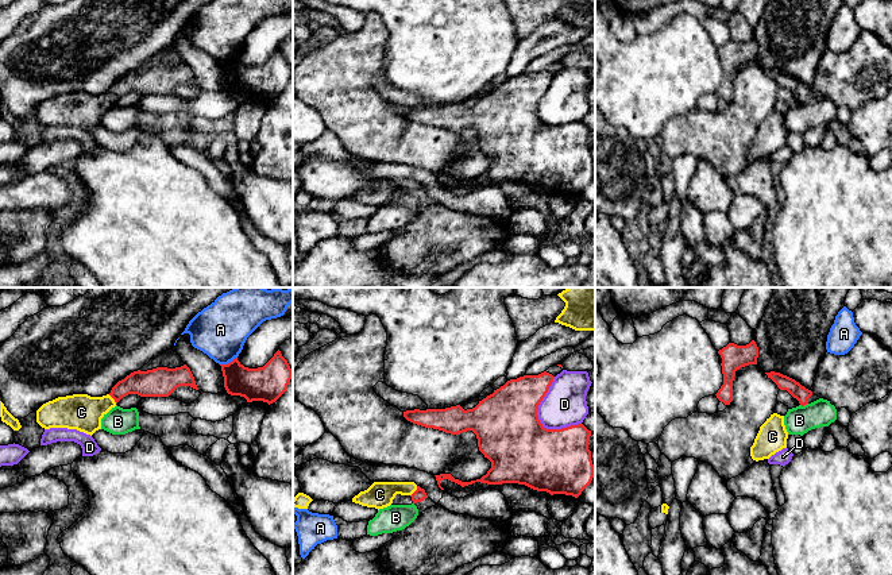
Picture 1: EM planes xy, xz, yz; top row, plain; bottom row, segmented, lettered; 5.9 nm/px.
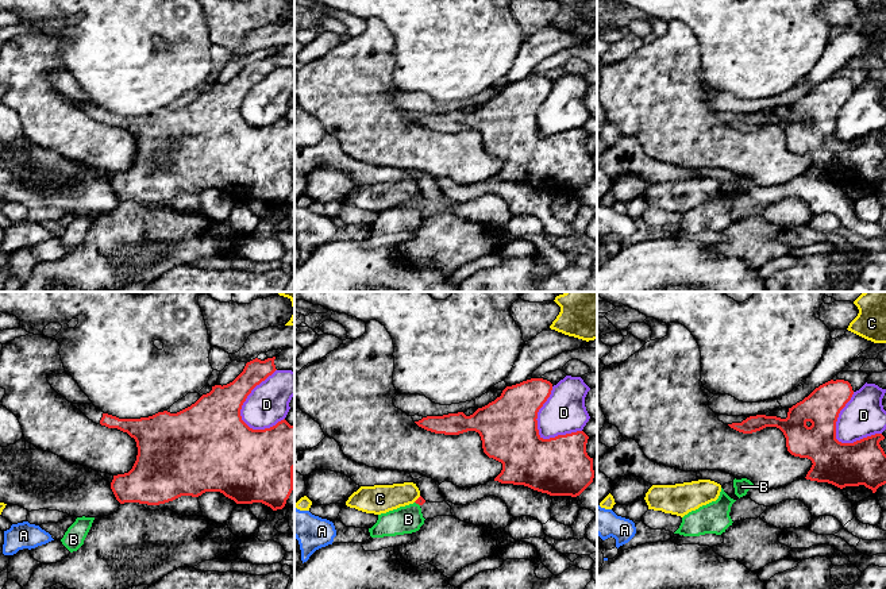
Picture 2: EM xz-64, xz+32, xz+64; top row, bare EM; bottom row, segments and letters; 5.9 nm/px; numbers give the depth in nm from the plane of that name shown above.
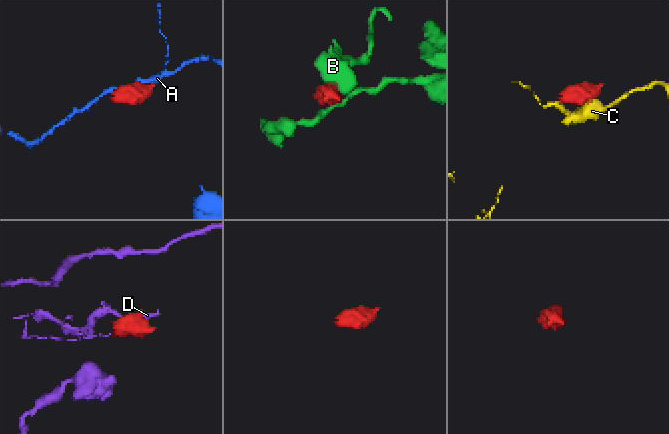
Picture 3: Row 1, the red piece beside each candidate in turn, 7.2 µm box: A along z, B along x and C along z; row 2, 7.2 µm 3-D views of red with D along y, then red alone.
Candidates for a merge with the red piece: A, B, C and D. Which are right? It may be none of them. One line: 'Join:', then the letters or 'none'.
Join: C

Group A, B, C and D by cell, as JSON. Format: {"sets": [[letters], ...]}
{"sets": [["A"], ["B"], ["C"], ["D"]]}

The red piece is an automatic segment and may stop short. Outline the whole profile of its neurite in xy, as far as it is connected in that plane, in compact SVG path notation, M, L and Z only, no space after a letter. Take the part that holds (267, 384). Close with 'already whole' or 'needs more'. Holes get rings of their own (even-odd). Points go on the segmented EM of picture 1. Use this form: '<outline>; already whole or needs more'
M279 350L263 367L244 367L238 358L220 366L227 393L244 397L247 402L275 402L291 379L291 368Z; already whole

